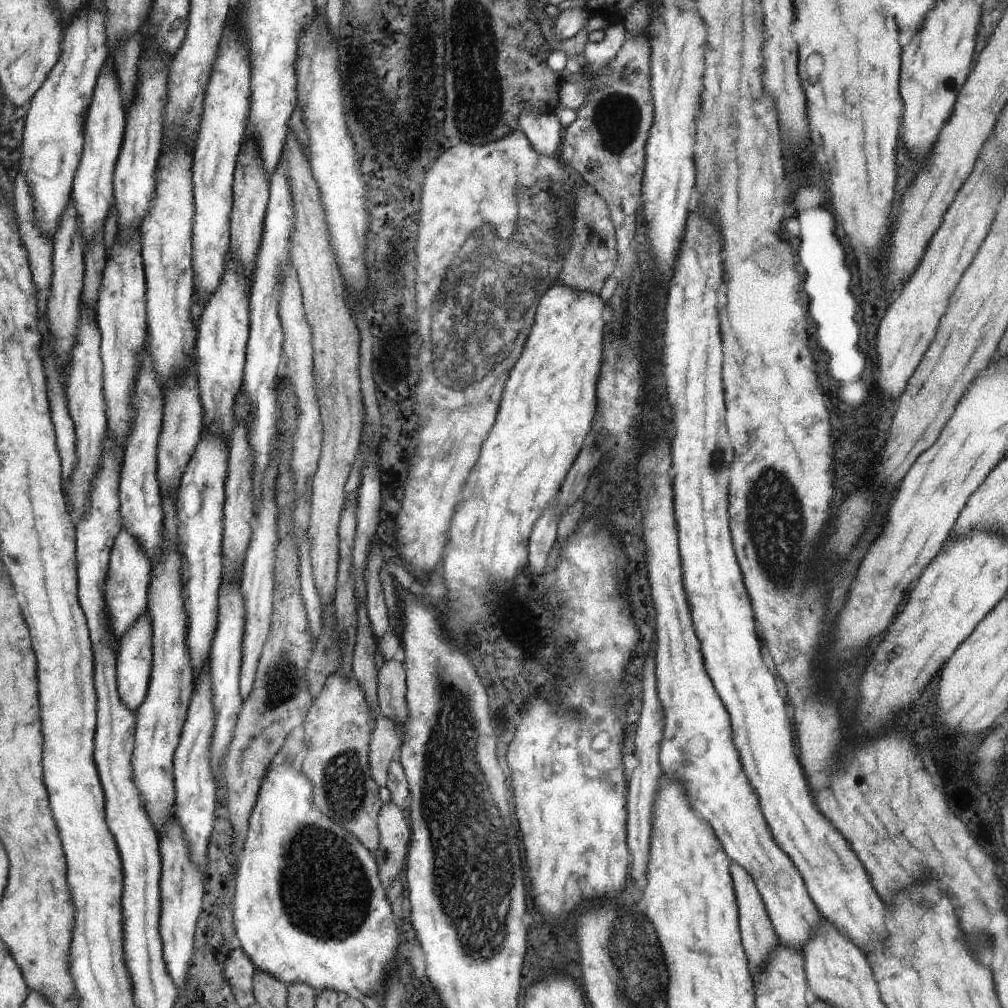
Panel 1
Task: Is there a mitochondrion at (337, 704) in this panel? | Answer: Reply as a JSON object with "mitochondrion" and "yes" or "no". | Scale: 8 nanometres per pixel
{"mitochondrion":"no"}

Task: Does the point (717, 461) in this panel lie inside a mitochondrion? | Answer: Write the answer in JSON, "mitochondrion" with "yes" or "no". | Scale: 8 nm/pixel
{"mitochondrion":"no"}

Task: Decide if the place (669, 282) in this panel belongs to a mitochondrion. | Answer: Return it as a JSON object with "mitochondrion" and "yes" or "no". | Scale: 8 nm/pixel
{"mitochondrion":"no"}

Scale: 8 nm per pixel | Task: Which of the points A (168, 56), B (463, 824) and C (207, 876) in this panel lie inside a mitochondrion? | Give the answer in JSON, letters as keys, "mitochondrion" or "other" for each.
{"A":"other","B":"mitochondrion","C":"other"}

